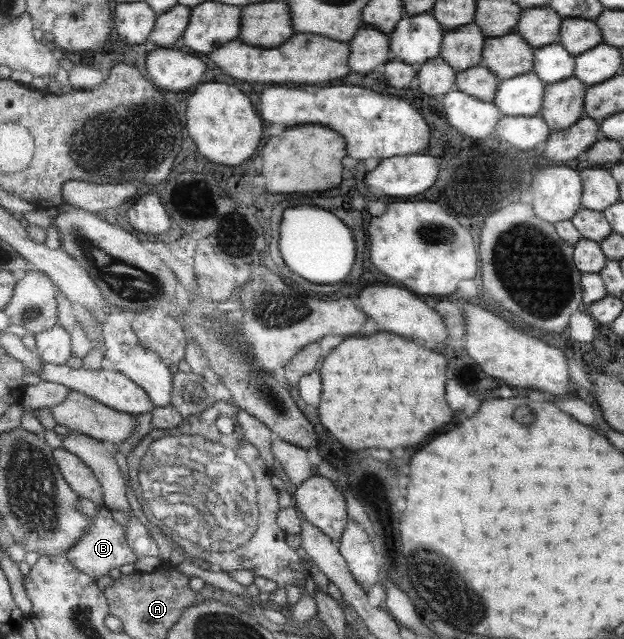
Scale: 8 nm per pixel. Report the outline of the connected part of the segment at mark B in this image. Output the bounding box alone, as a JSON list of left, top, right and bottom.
[67,498,139,580]

